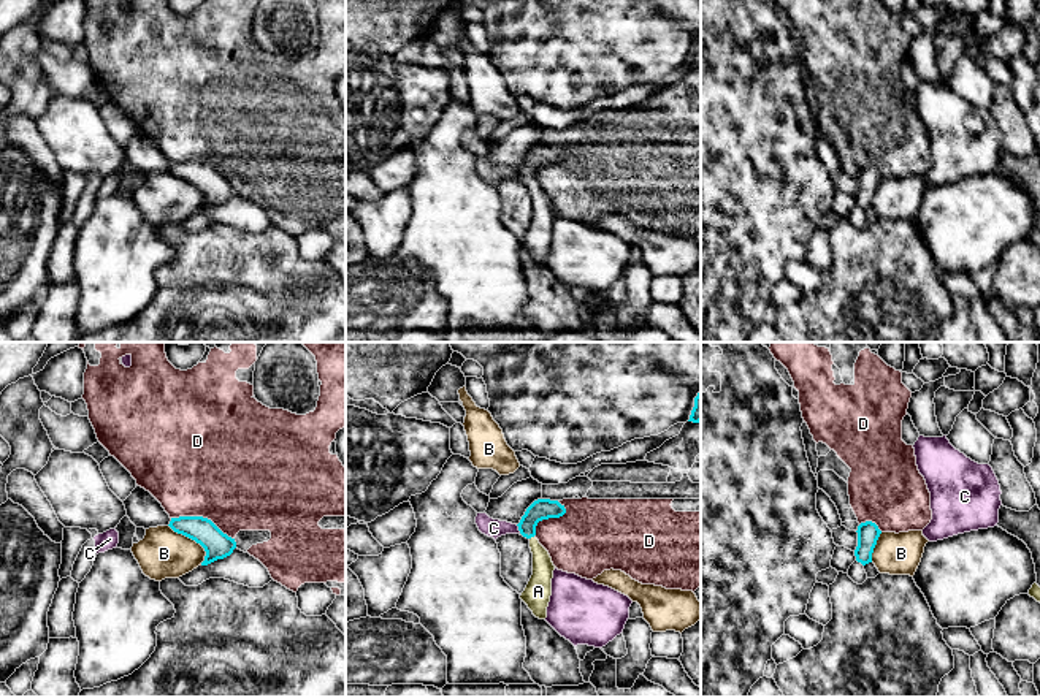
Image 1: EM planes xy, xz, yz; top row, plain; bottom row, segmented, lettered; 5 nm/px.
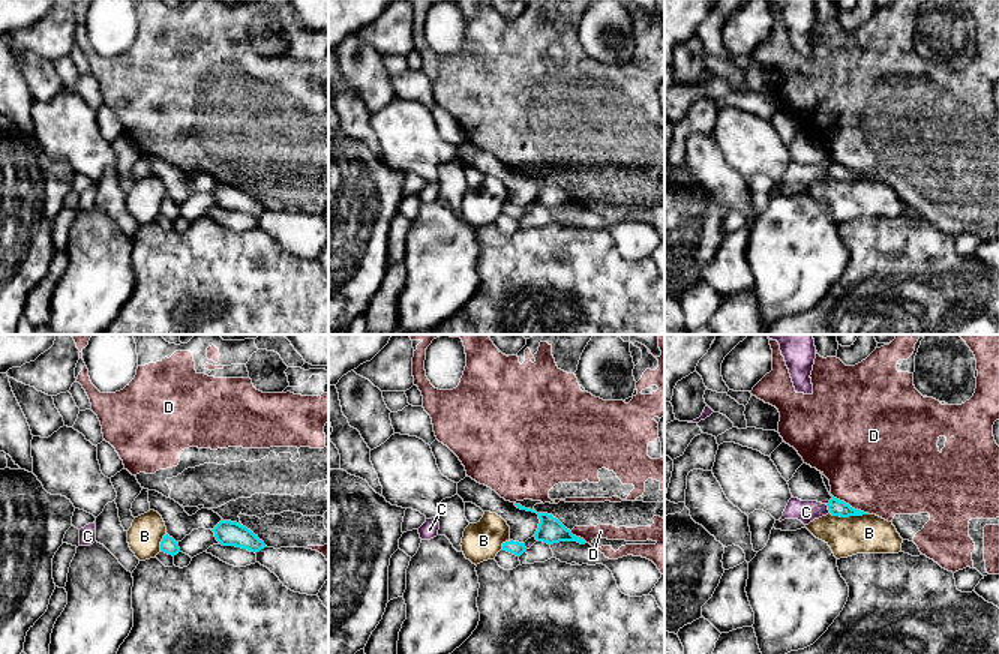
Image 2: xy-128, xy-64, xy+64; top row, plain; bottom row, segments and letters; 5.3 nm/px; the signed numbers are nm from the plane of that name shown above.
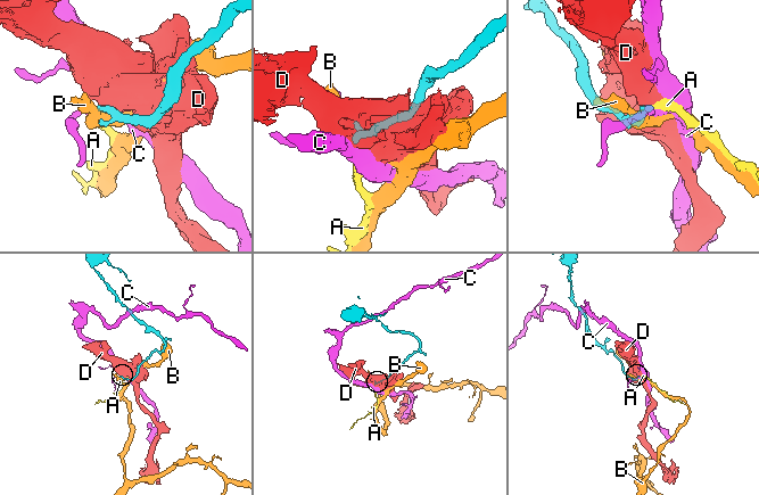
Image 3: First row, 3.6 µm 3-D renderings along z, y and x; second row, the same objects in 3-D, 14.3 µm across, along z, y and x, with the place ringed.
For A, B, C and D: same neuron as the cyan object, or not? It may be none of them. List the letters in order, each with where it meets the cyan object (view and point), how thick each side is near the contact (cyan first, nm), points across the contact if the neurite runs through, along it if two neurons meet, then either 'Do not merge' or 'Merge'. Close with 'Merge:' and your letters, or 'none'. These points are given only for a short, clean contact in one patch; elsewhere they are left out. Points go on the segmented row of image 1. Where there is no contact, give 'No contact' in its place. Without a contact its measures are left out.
A: Touches cyan at xz (531, 536). Thickness 110 nm (cyan) against 120 nm. Path across: xz (542, 509), (531, 520), (531, 536), (539, 553), (539, 583). Merge
B: Touches cyan at xy (194, 539). Thickness 140 nm (cyan) against 260 nm. Boundary: xy (168, 525), (203, 548), (202, 564). Do not merge
C: Touches cyan at xz (519, 528). Thickness 110 nm (cyan) against 100 nm. Boundary: xz (516, 525), (520, 531). Do not merge
D: Touches cyan at xy (202, 517). Thickness 140 nm (cyan) against 500 nm. Do not merge
Merge: A

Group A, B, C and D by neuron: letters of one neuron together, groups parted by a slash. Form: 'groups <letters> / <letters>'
groups A / B / C / D

